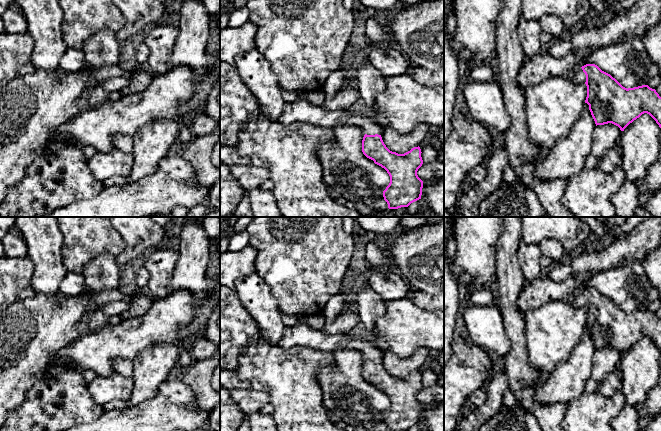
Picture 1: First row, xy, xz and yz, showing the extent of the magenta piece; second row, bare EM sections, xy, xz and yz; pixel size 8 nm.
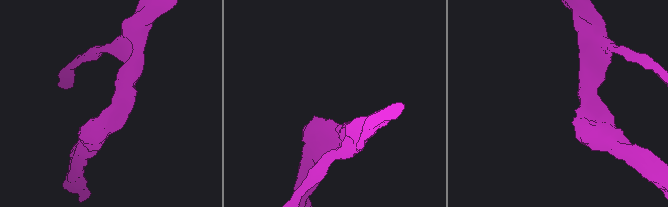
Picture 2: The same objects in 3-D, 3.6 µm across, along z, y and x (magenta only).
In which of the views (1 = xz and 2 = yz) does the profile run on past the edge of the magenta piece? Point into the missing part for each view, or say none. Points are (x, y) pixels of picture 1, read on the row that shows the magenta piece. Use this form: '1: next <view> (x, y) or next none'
1: next xz (300, 110)
2: next yz (578, 76)

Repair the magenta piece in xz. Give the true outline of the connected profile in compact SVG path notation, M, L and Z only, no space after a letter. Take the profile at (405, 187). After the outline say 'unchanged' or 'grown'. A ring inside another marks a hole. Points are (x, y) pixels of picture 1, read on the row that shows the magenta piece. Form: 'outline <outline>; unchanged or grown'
outline M300 97L294 102L285 102L279 124L294 122L310 123L333 130L342 124L355 125L365 134L362 140L363 154L384 168L390 176L390 183L383 191L384 200L389 209L408 207L421 199L423 181L417 171L422 166L420 147L414 147L404 154L390 151L384 144L382 129L374 120L351 109L327 111Z; grown

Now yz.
outline M586 64L578 68L569 77L574 84L586 84L587 97L585 103L589 105L596 126L612 123L618 126L621 131L624 131L630 123L642 114L647 113L661 128L661 97L655 89L648 85L627 89L595 64Z; grown

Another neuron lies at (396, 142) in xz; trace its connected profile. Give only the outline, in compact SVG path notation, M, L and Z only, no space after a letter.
M419 124L411 132L406 134L401 134L393 129L386 129L381 134L381 137L390 151L404 154L412 148L420 146L428 131L429 125Z

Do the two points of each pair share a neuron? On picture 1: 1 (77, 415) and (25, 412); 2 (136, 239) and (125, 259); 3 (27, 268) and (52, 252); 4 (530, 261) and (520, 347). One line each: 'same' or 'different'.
1: same
2: same
3: different
4: different

